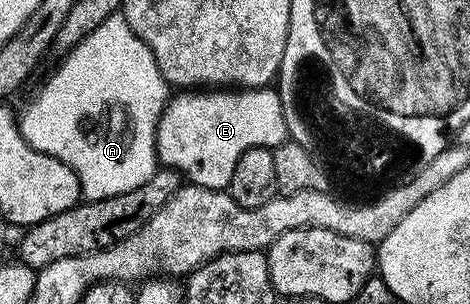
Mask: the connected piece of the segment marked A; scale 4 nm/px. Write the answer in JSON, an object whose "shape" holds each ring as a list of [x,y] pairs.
{"shape":[[[125,19],[100,23],[96,31],[61,58],[54,74],[43,83],[34,101],[20,113],[22,138],[36,151],[60,159],[78,176],[82,197],[88,201],[124,195],[148,179],[159,168],[156,127],[168,100],[168,86],[154,67],[154,56],[128,27]]]}

